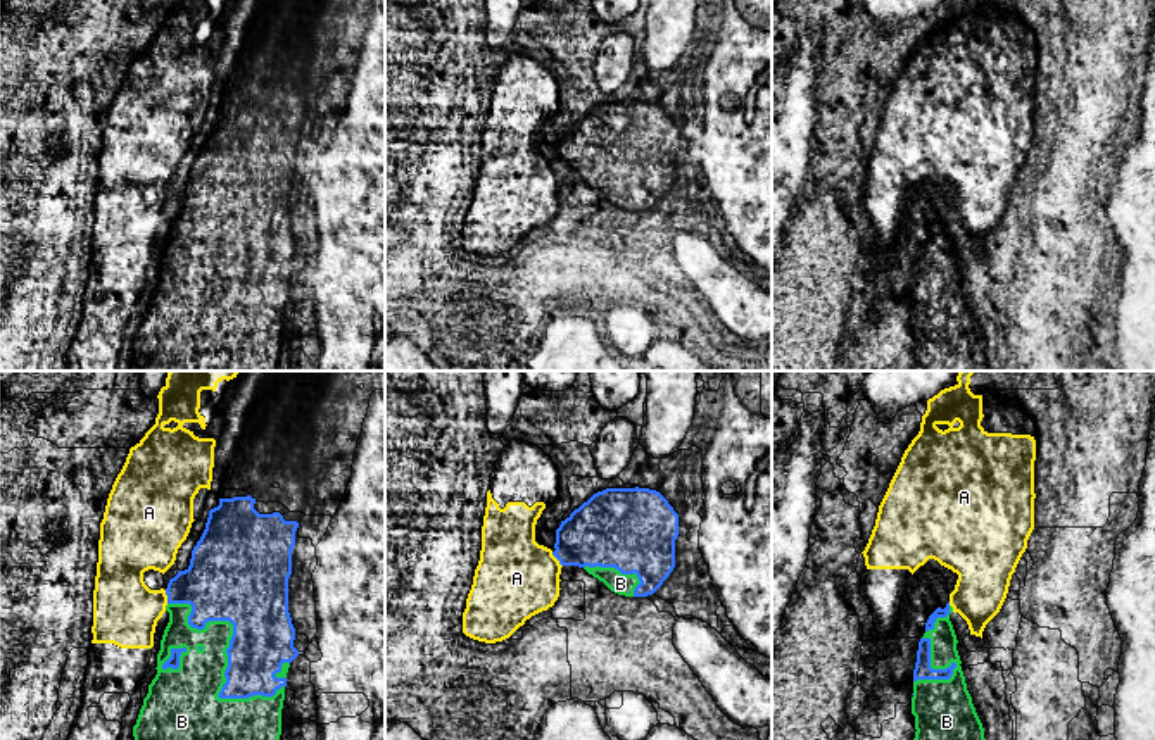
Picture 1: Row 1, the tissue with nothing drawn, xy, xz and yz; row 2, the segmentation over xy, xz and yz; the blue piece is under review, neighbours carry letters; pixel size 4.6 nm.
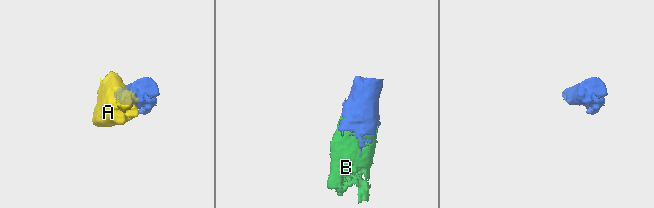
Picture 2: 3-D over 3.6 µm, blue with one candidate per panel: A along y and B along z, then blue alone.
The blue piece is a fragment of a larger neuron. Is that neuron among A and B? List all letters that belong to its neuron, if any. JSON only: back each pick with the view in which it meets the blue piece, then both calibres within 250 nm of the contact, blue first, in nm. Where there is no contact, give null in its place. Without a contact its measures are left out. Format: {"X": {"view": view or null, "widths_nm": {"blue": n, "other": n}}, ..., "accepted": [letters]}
{"B": {"view": "xy", "widths_nm": {"blue": 280, "other": 260}}, "accepted": ["B"]}

